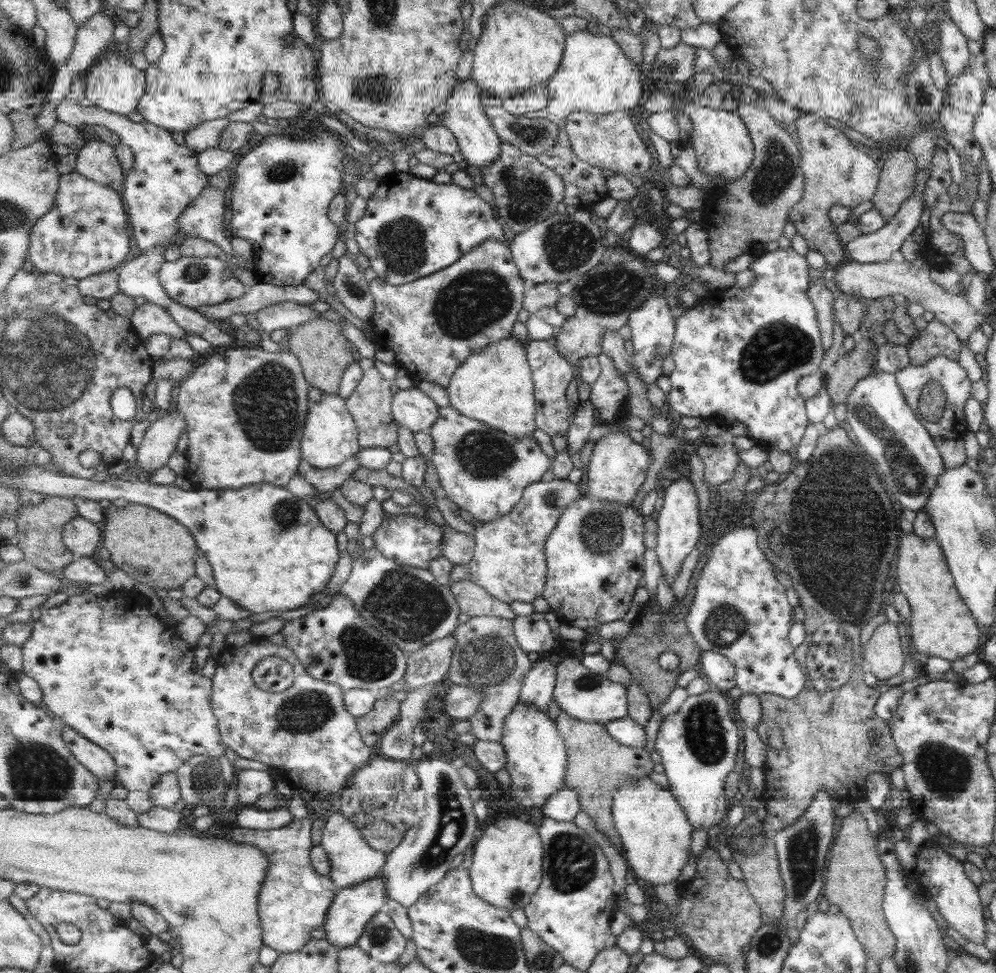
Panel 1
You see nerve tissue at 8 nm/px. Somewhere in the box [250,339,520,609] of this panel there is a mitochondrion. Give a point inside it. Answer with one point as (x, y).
(483, 455)

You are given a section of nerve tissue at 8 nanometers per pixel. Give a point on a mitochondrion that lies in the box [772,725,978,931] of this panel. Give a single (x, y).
(945, 771)

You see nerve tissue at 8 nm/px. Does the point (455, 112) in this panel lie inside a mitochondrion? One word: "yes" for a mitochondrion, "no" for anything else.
no

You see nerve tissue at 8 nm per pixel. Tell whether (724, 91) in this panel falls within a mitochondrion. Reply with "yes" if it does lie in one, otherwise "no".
no

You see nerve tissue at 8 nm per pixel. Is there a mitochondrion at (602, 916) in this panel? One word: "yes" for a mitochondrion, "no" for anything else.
no

